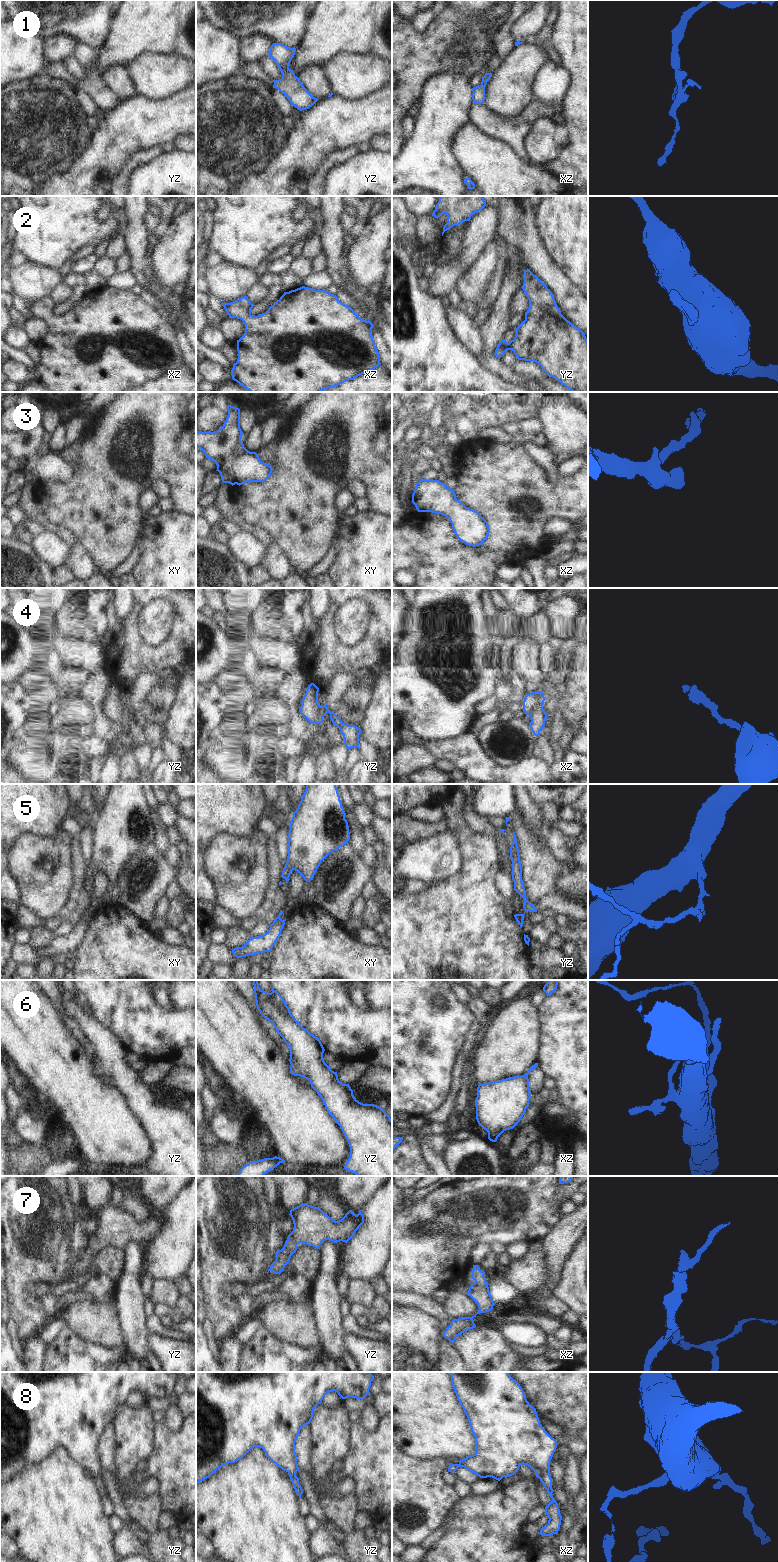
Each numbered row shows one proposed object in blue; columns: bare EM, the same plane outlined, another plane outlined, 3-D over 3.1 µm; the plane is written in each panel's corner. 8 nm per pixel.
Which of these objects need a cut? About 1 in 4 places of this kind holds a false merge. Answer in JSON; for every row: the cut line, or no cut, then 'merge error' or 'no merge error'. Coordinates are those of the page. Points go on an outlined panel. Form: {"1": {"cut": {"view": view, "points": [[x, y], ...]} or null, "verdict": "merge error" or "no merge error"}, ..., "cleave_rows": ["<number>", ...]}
{"1": {"cut": null, "verdict": "no merge error"}, "2": {"cut": null, "verdict": "no merge error"}, "3": {"cut": null, "verdict": "no merge error"}, "4": {"cut": null, "verdict": "no merge error"}, "5": {"cut": null, "verdict": "no merge error"}, "6": {"cut": null, "verdict": "no merge error"}, "7": {"cut": null, "verdict": "no merge error"}, "8": {"cut": null, "verdict": "no merge error"}, "cleave_rows": []}

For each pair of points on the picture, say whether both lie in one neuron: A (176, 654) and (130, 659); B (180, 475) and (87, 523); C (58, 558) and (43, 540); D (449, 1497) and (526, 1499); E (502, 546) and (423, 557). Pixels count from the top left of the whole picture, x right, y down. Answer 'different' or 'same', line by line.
A: same
B: same
C: same
D: different
E: same

